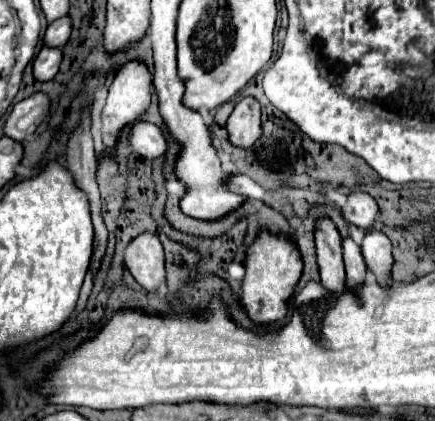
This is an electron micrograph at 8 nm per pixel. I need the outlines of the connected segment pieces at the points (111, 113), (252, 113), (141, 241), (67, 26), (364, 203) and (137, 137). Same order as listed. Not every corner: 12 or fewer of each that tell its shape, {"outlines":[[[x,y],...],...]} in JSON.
{"outlines":[[[141,60],[115,74],[101,138],[115,156],[121,130],[149,110],[153,74]],[[241,98],[227,120],[229,142],[251,148],[263,136],[255,98]],[[151,232],[125,248],[125,266],[145,290],[165,282],[165,258]],[[69,16],[47,26],[43,44],[61,48],[71,36]],[[351,192],[341,214],[365,230],[373,226],[377,202],[367,192]],[[137,122],[129,140],[149,160],[167,152],[167,132]]]}

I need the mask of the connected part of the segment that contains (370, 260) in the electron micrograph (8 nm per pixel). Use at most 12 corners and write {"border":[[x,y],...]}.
{"border":[[369,230],[361,244],[379,284],[391,282],[391,240]]}

